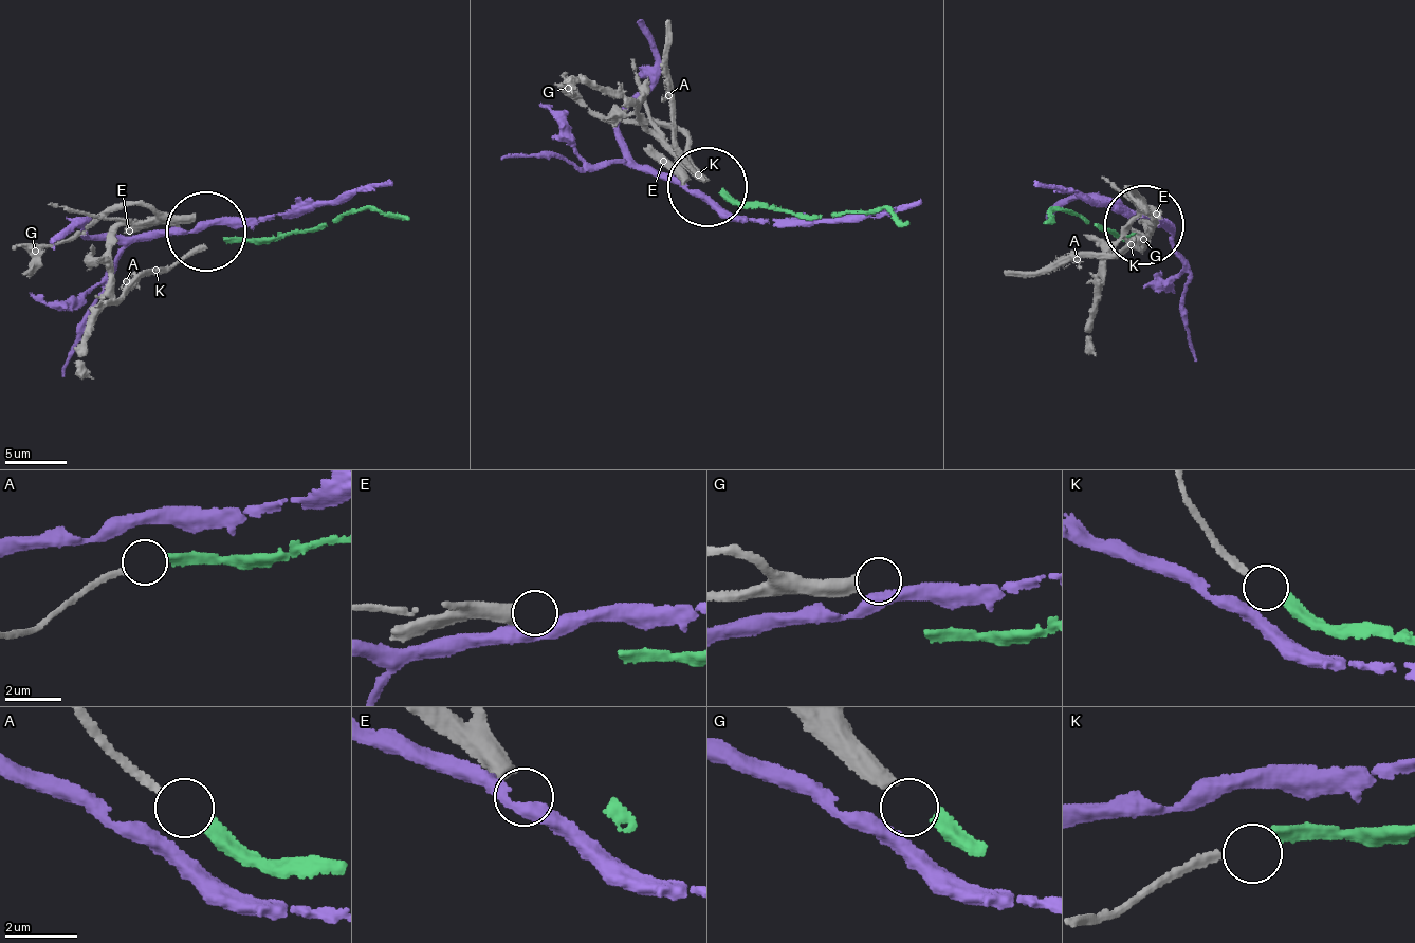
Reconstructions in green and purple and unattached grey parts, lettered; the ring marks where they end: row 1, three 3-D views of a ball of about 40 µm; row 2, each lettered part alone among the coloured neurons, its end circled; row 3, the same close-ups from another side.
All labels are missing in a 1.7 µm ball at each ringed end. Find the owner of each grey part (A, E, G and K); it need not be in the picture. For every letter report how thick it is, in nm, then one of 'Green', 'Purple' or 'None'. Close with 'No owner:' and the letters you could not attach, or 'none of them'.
A: Thickness 200 nm. Green
E: Thickness 440 nm. None
G: Thickness 440 nm. None
K: Thickness 220 nm. None
No owner: E, G, K

